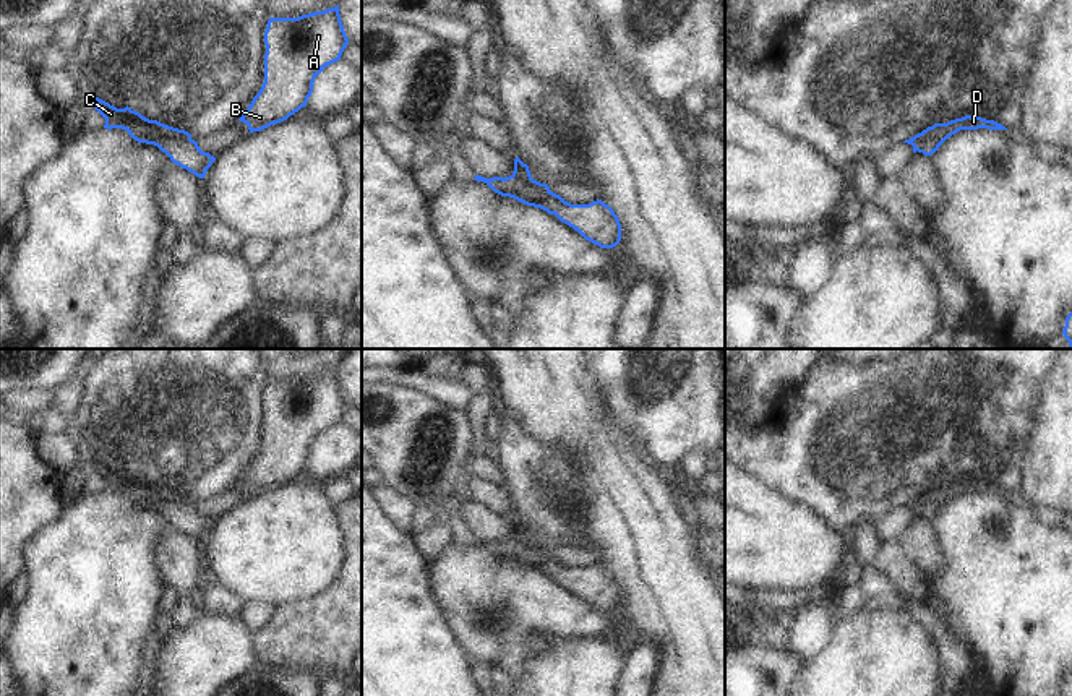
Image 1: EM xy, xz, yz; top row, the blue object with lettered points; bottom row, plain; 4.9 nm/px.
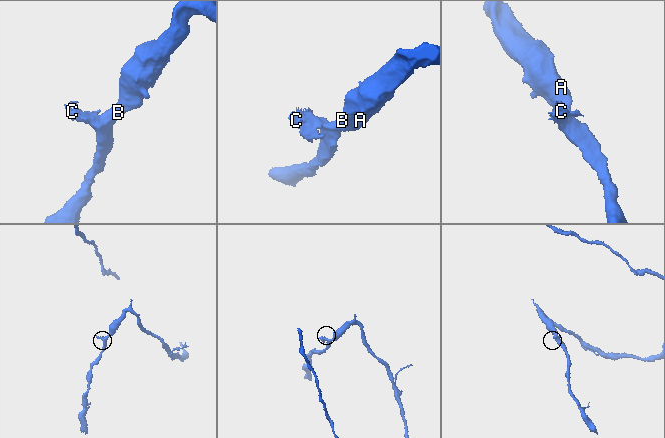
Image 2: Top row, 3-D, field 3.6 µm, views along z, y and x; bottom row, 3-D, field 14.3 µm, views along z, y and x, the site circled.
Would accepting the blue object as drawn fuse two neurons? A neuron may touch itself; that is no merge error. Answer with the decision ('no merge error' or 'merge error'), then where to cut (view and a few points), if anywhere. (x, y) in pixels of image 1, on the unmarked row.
merge error; cut in xz along (521, 536), (514, 545), (514, 554), (553, 576)

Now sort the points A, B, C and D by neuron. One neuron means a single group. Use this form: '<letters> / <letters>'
A B / C D

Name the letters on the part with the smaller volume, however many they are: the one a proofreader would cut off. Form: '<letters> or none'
C, D.

